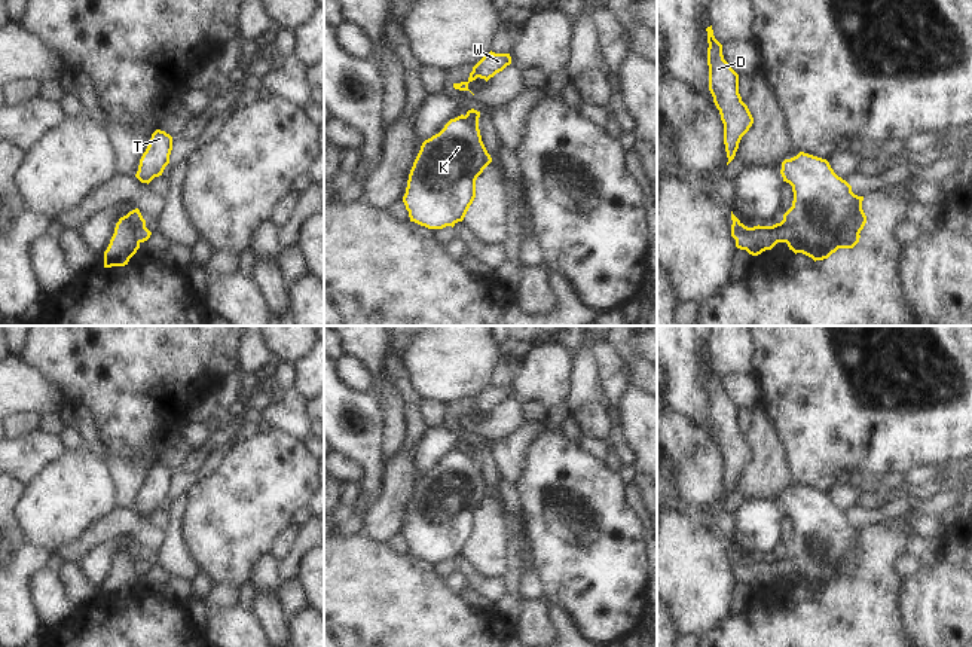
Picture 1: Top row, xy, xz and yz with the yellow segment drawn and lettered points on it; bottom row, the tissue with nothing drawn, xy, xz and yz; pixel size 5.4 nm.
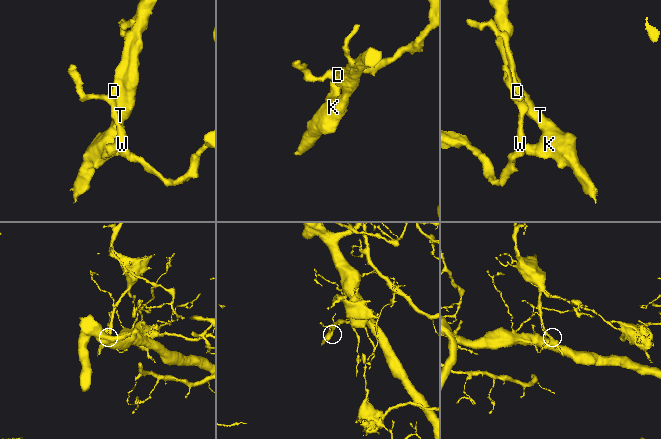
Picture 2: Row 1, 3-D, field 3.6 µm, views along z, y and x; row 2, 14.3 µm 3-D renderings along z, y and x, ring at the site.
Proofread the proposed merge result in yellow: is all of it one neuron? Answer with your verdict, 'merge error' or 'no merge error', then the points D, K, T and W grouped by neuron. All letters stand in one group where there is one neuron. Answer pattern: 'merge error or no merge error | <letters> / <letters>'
merge error | D W / K T

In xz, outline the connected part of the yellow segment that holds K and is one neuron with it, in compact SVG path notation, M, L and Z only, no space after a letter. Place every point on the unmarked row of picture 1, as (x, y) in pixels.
M467 449L450 452L444 461L425 473L409 507L403 535L410 555L428 562L443 562L462 555L476 531L476 513L492 495L479 460Z

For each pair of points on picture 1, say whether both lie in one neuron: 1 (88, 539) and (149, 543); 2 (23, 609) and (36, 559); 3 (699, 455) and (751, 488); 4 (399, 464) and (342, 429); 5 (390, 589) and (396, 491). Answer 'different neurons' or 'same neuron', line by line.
1: same neuron
2: same neuron
3: different neurons
4: different neurons
5: different neurons

